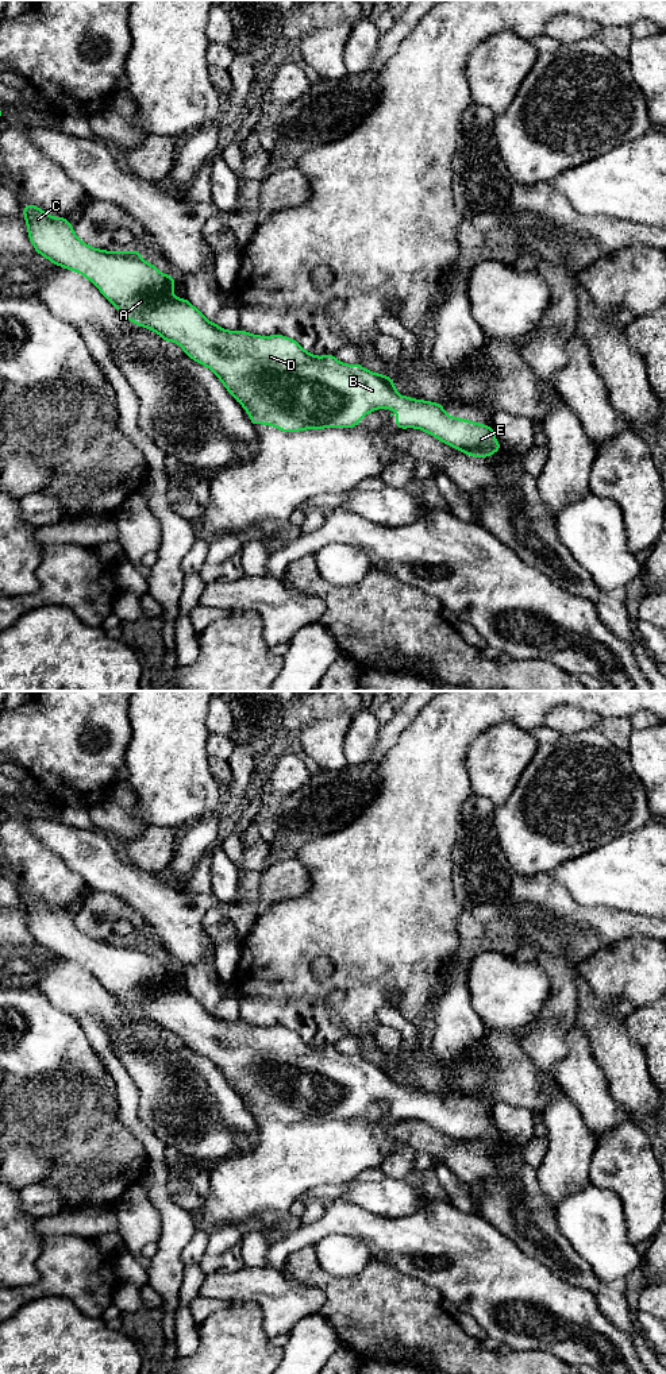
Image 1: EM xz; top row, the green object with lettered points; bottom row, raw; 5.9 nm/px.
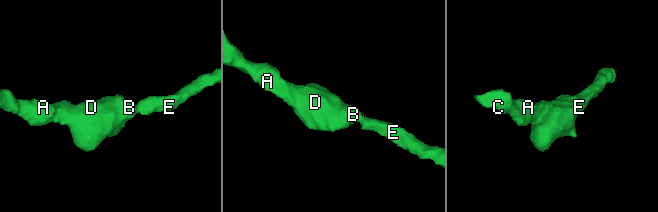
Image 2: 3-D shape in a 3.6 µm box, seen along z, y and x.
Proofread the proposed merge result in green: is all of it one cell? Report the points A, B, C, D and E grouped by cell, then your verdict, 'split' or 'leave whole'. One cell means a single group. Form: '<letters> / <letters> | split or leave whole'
A B C D E | leave whole

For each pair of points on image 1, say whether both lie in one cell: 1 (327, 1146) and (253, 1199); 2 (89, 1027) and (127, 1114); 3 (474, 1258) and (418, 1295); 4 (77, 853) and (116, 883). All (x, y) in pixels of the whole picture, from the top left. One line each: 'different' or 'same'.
1: same
2: same
3: different
4: same

